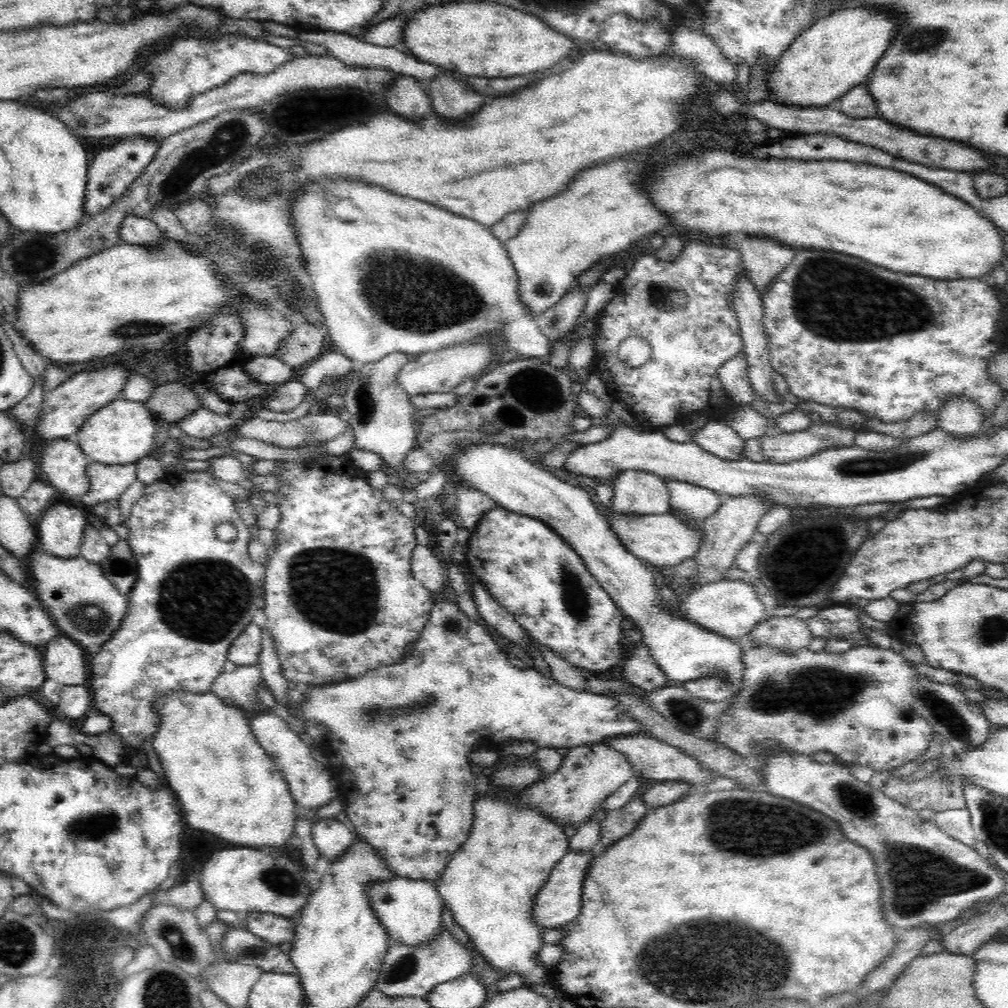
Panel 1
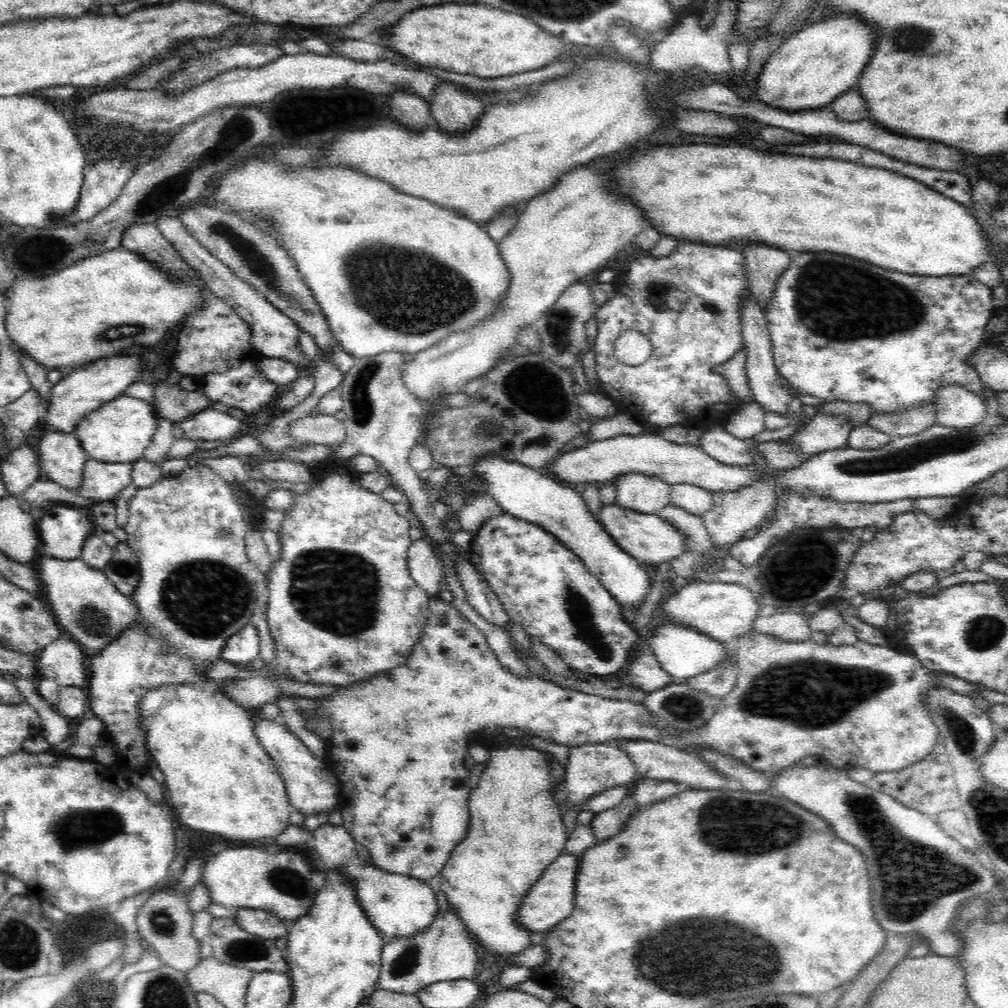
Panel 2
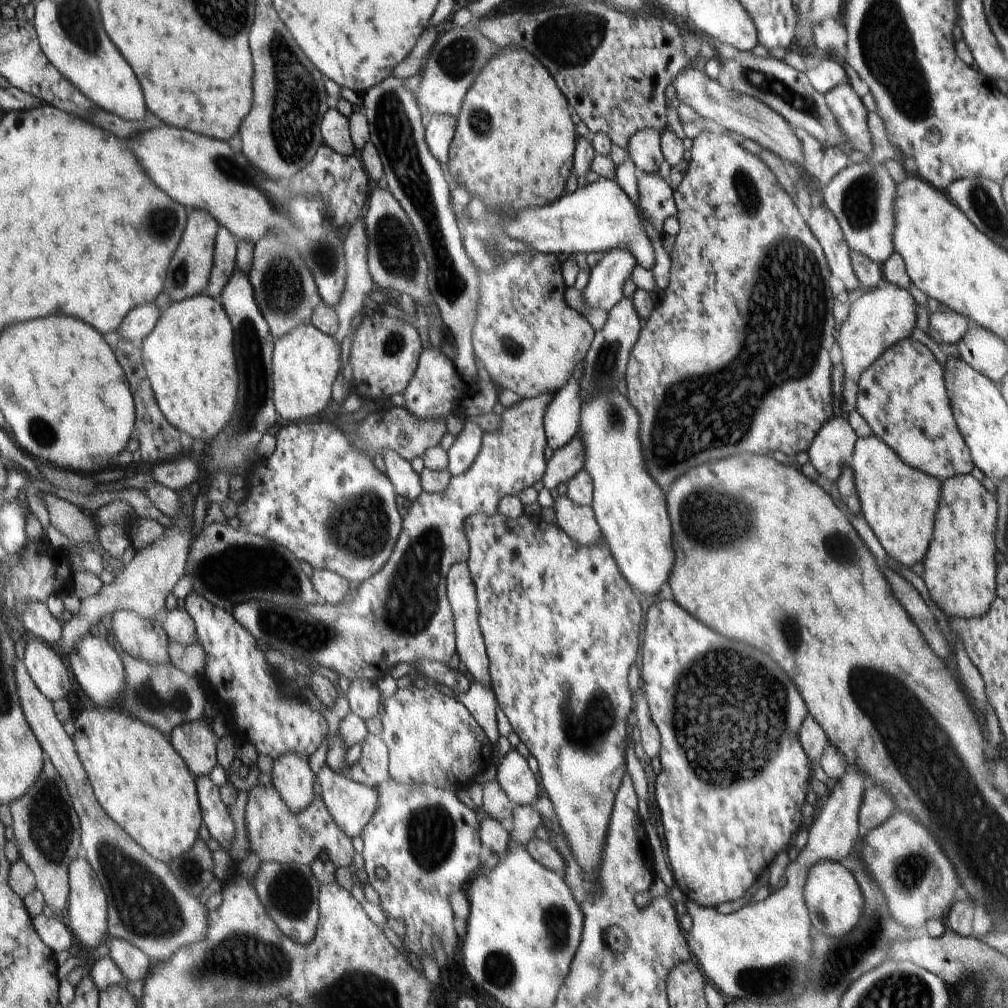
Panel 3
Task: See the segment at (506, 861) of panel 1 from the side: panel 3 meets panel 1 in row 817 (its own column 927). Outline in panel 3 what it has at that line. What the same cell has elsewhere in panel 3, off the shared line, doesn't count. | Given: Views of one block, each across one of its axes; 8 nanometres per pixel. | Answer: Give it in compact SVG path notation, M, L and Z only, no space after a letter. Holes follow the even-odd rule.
M874 434L857 437L849 466L854 470L862 516L887 556L906 567L922 562L934 534L934 516L942 496L941 481L906 464Z

